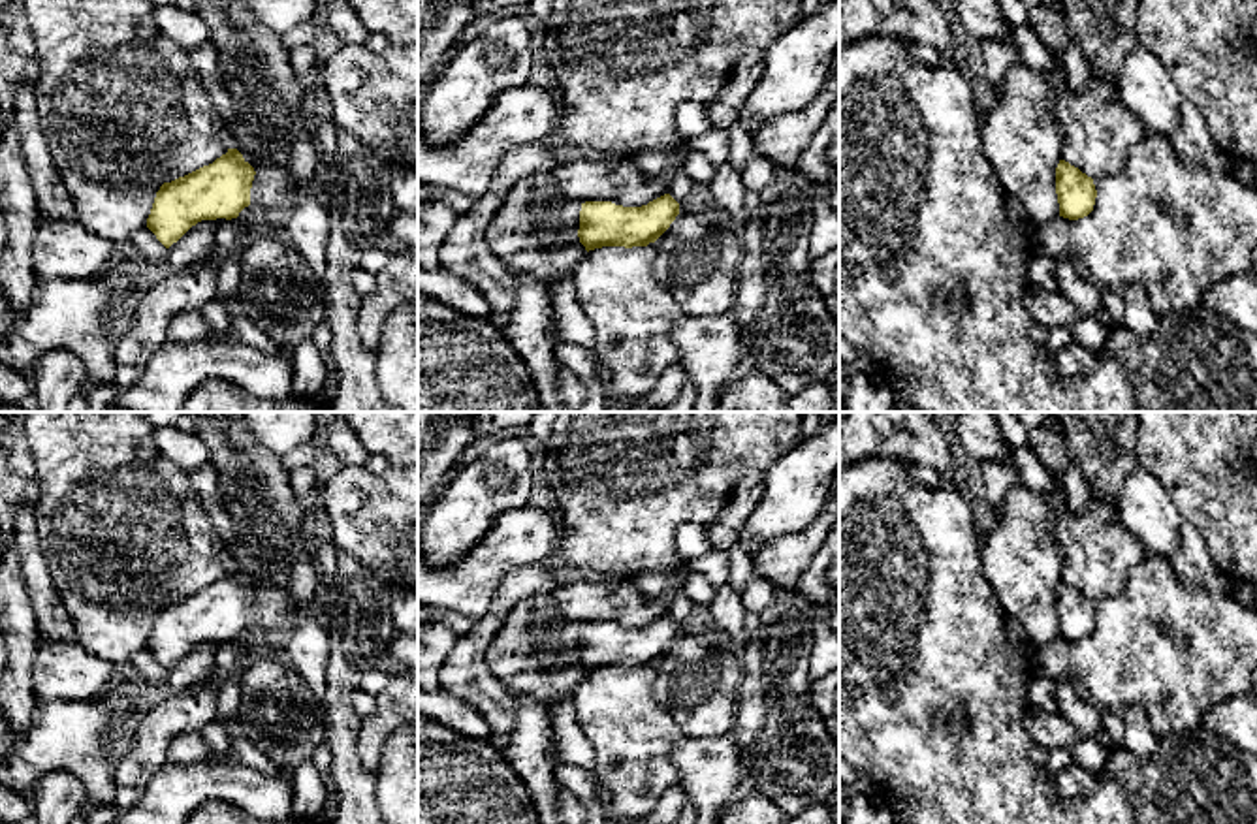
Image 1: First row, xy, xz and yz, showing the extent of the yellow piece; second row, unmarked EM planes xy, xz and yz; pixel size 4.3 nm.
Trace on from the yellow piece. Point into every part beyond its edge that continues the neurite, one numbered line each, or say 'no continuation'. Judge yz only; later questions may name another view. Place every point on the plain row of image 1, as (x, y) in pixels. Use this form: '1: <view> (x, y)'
no continuation

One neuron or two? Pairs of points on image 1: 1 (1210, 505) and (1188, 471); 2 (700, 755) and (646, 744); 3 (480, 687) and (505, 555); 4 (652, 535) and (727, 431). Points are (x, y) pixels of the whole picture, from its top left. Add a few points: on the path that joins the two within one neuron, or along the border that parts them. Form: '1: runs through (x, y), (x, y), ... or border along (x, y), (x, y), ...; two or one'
1: runs through (1210, 497), (1195, 478); one
2: border along (685, 736), (670, 751), (676, 783); two
3: border along (539, 563), (512, 567), (492, 606), (475, 621); two
4: runs through (668, 508), (714, 463), (714, 458); one

